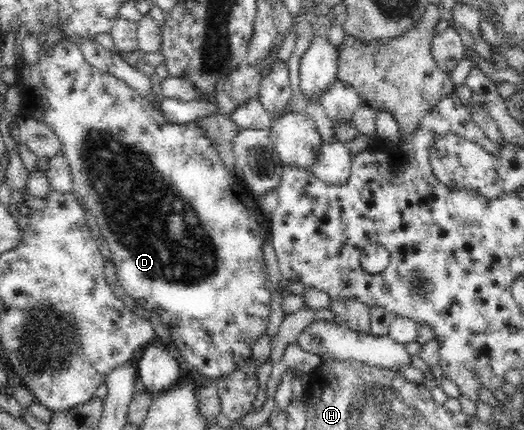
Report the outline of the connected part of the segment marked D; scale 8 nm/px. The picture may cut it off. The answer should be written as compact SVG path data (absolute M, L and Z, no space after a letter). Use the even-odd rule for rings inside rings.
M63 38L52 48L42 45L39 62L30 66L24 63L18 74L18 87L21 91L21 115L24 118L36 118L44 122L61 140L61 152L71 168L73 194L91 211L107 241L116 268L117 288L121 295L128 295L138 302L138 306L150 310L160 310L161 321L168 327L172 340L176 344L185 362L192 365L192 374L199 382L209 383L218 377L234 372L238 366L251 358L252 345L266 331L270 301L276 288L266 270L262 246L270 234L269 217L258 207L256 198L243 184L243 180L232 175L224 166L218 151L196 122L178 125L169 122L160 110L146 98L142 98L134 89L120 78L103 73L91 66L83 56L78 45Z

